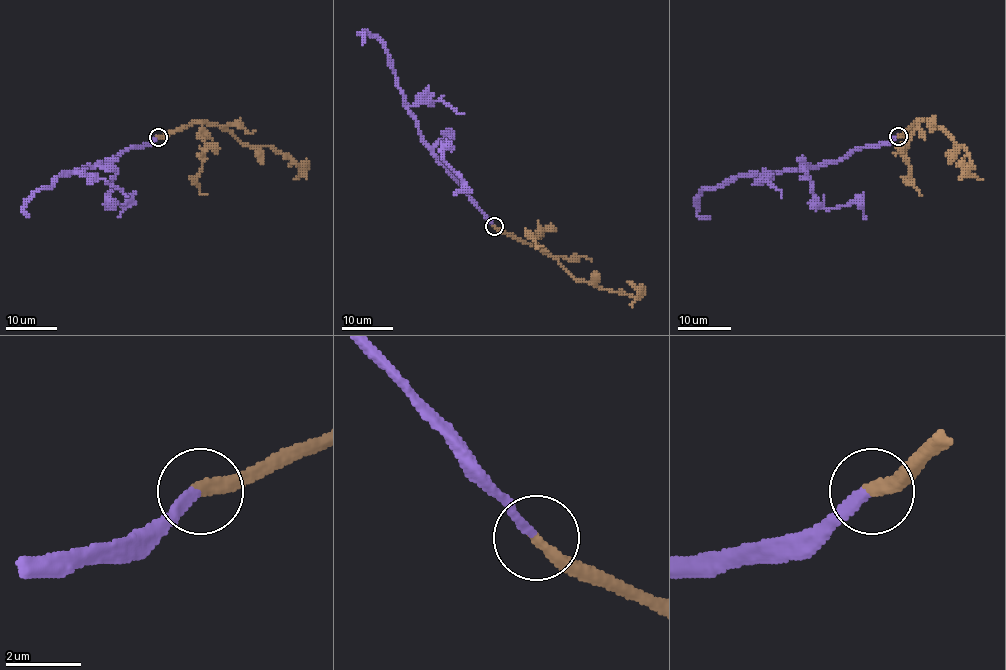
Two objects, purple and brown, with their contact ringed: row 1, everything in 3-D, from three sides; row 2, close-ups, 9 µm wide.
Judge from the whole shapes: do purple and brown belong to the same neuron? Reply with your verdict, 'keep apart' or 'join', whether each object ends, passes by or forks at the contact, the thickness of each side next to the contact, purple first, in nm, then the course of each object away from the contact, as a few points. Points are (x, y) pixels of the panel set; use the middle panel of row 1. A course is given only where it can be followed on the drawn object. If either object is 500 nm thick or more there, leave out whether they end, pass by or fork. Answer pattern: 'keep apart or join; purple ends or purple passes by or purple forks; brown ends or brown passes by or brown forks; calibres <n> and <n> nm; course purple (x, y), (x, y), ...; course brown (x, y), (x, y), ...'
join; purple ends; brown ends; calibres 280 and 320 nm; course purple (494, 226), (426, 145), (381, 40), (359, 33), (363, 44); course brown (494, 226), (536, 244), (575, 278), (604, 290), (638, 297), (639, 293), (631, 306)

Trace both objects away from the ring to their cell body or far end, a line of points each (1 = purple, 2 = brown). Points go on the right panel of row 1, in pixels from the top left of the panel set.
1: (898, 136), (855, 148), (843, 160), (749, 173), (705, 188), (697, 210), (709, 218)
2: (898, 136), (916, 120), (939, 127), (958, 145), (965, 145), (973, 167), (969, 170), (982, 180)

